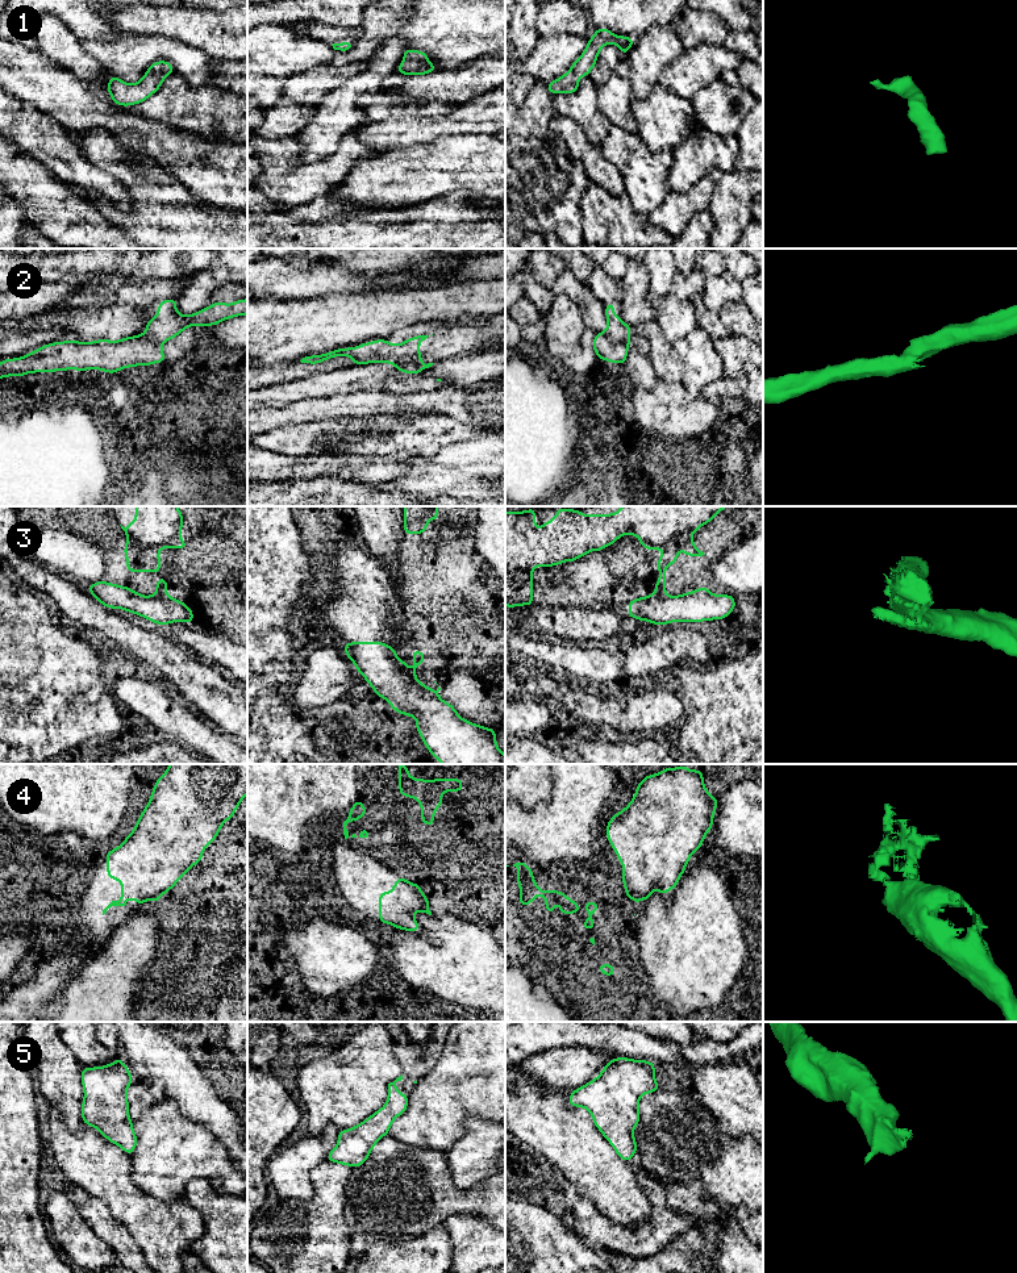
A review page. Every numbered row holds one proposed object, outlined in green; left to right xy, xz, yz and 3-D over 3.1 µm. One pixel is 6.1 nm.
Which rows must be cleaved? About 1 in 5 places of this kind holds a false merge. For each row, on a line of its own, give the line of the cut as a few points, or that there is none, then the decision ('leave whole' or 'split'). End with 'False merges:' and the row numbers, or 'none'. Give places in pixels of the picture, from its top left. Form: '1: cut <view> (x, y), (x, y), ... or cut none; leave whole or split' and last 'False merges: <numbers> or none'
1: cut none; leave whole
2: cut yz (603, 333), (612, 341), (629, 341); split
3: cut xy (157, 593), (166, 596); split
4: cut none; leave whole
5: cut none; leave whole
False merges: 2, 3

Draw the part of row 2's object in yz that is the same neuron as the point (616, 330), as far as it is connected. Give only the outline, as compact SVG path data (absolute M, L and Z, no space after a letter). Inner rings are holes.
M614 302L605 304L605 317L608 325L605 327L605 337L612 342L630 341L632 329L621 317L614 313Z

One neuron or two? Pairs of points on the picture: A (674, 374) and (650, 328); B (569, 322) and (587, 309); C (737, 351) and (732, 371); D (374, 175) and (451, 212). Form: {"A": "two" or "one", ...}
{"A": "one", "B": "two", "C": "one", "D": "two"}

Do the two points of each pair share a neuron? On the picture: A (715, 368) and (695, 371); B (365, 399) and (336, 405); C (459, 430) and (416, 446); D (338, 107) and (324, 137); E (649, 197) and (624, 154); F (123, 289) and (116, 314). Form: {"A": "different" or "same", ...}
{"A": "same", "B": "same", "C": "same", "D": "same", "E": "same", "F": "different"}

